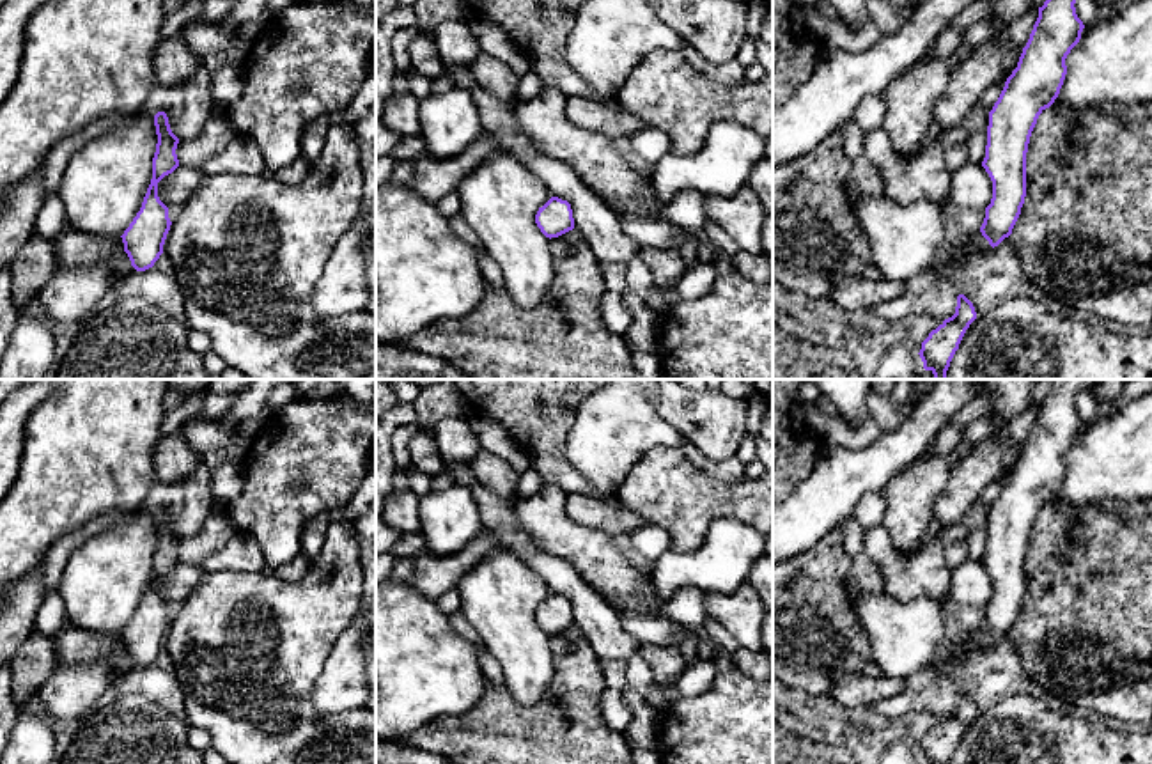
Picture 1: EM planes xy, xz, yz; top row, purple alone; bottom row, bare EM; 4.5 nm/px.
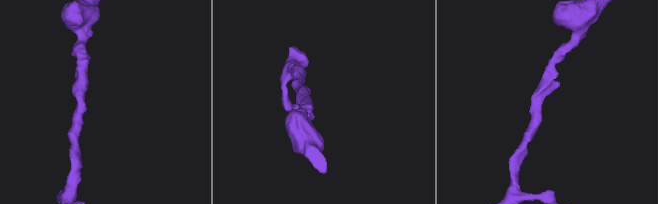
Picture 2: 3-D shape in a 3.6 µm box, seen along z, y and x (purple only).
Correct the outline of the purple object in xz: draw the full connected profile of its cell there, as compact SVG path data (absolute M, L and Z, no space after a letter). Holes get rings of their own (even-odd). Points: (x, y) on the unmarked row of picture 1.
M551 594L535 612L535 620L546 635L558 635L574 626L572 606L567 597Z

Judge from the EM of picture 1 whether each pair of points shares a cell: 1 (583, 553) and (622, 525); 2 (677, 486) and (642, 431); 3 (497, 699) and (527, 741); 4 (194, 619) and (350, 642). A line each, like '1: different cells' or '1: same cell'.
1: different cells
2: different cells
3: same cell
4: different cells

